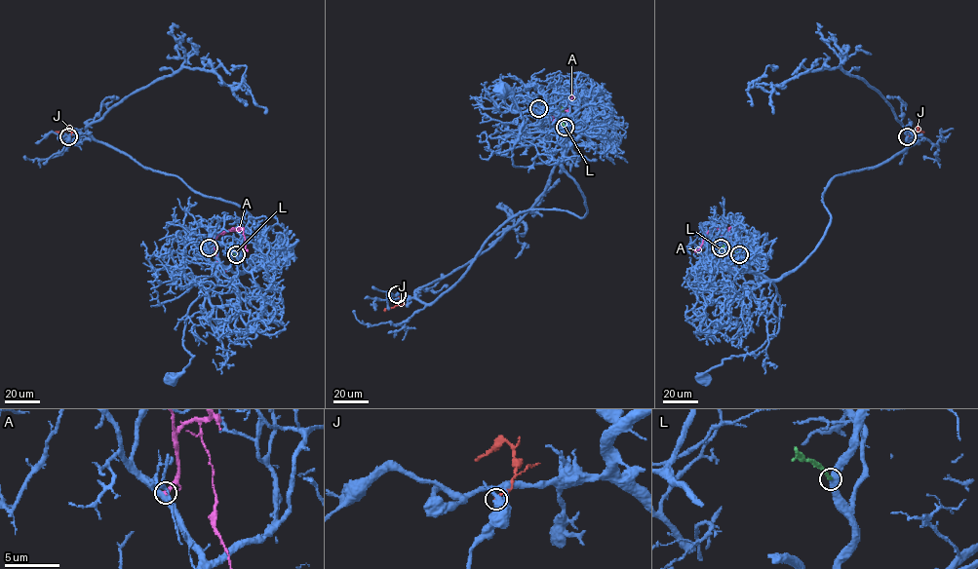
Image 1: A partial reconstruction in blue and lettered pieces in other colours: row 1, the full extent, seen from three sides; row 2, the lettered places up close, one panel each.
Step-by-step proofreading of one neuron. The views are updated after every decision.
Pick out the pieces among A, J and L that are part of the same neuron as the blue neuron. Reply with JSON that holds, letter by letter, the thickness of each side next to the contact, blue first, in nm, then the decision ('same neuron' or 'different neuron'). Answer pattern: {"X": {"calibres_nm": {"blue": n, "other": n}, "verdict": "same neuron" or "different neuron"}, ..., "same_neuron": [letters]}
{"A": {"calibres_nm": {"blue": 420, "other": 280}, "verdict": "different neuron"}, "J": {"calibres_nm": {"blue": 400, "other": 180}, "verdict": "different neuron"}, "L": {"calibres_nm": {"blue": 440, "other": 260}, "verdict": "same neuron"}, "same_neuron": ["L"]}

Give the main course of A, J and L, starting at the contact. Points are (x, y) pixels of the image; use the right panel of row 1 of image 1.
A: (721, 247), (723, 230), (716, 226), (710, 229), (695, 252)
J: (907, 136), (918, 128), (923, 132)
L: (739, 254), (723, 246), (719, 251)

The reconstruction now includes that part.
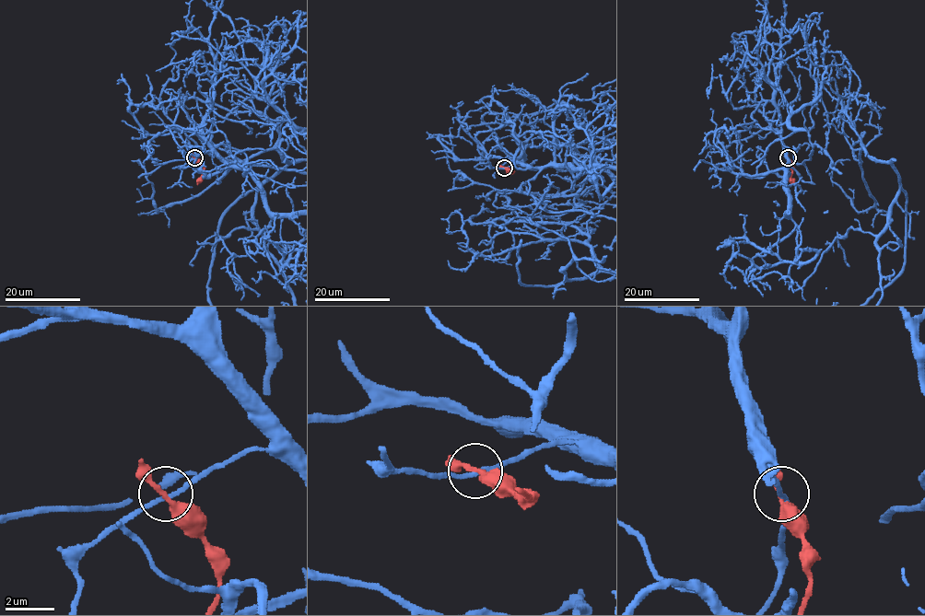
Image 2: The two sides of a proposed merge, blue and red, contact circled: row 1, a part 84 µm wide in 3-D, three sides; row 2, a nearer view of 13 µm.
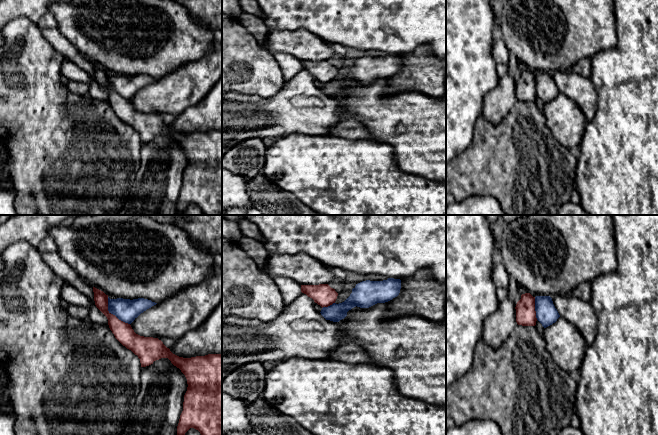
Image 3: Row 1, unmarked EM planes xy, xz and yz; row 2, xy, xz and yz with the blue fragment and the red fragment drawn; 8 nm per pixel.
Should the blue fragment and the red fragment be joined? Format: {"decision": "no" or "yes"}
{"decision": "no"}

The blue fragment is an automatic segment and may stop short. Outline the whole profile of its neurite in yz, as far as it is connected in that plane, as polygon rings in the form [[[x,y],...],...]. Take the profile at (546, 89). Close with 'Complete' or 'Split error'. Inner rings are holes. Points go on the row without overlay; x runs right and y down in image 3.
[[[550,72],[535,73],[536,94],[544,104],[552,101],[560,93]]]. Complete

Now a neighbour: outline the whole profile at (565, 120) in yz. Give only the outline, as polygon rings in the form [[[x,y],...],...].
[[[563,93],[544,106],[547,126],[554,138],[565,148],[578,152],[586,120],[578,106]]]

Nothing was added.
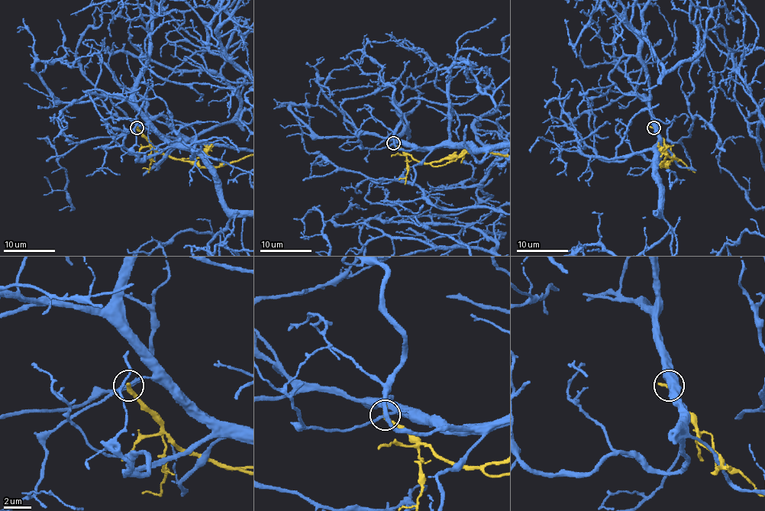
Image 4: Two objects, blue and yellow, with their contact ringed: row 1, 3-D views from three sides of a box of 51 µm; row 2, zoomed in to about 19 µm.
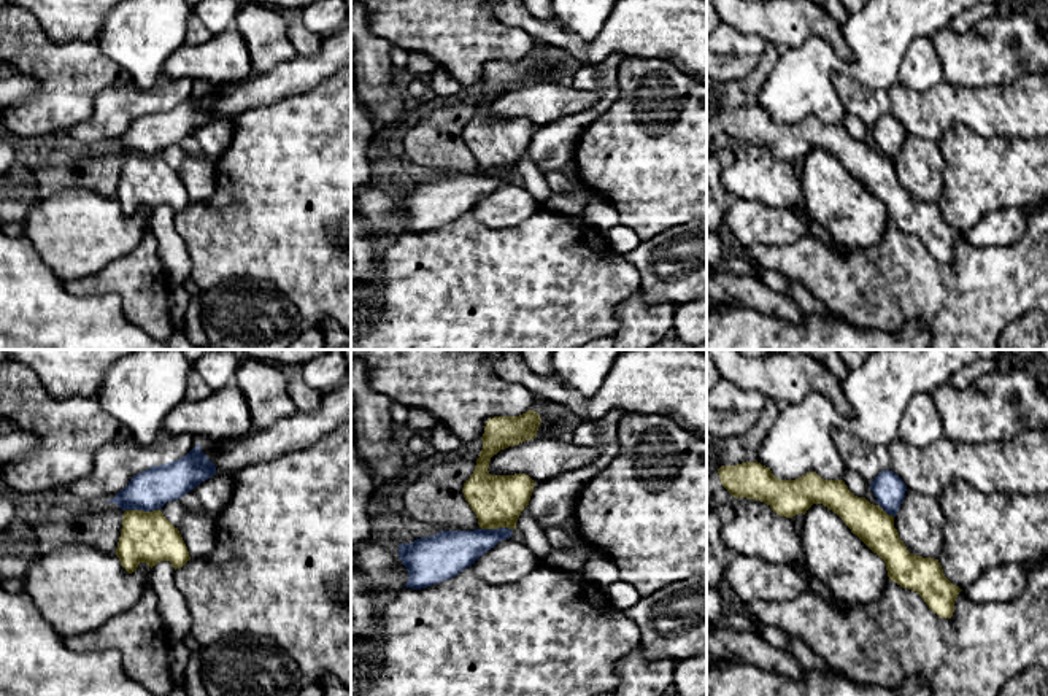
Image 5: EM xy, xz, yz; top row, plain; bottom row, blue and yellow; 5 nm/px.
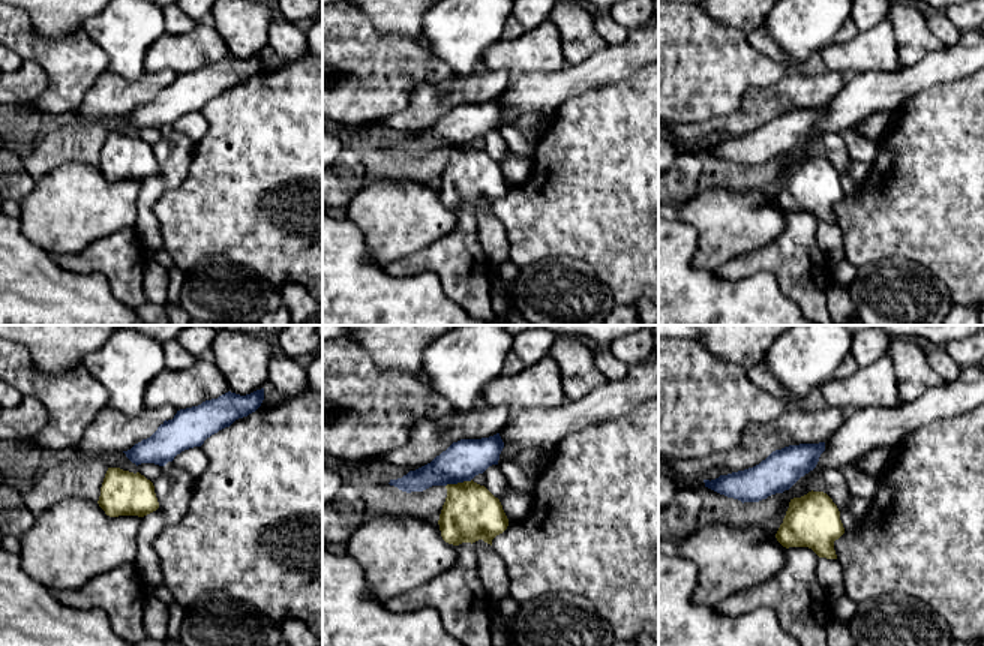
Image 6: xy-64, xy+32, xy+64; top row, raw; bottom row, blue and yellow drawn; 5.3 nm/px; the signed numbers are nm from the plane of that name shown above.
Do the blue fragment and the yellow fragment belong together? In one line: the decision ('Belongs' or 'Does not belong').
Does not belong

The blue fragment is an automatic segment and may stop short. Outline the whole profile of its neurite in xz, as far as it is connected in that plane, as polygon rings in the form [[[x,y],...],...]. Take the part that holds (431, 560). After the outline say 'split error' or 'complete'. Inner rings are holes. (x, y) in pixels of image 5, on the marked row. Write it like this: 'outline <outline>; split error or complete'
outline [[[513,529],[440,531],[430,537],[399,545],[399,558],[408,570],[406,588],[421,590],[449,580],[510,539]]]; complete

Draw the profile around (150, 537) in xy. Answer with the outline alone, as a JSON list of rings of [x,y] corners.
[[[125,510],[116,555],[129,574],[140,563],[152,569],[160,561],[170,561],[176,570],[191,559],[178,528],[160,510]]]

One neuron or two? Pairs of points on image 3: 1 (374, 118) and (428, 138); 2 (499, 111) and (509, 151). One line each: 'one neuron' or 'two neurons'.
1: one neuron
2: two neurons

